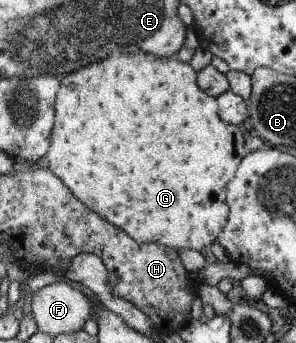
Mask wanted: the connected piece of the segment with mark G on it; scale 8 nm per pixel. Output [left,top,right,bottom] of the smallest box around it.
[44,51,246,252]

